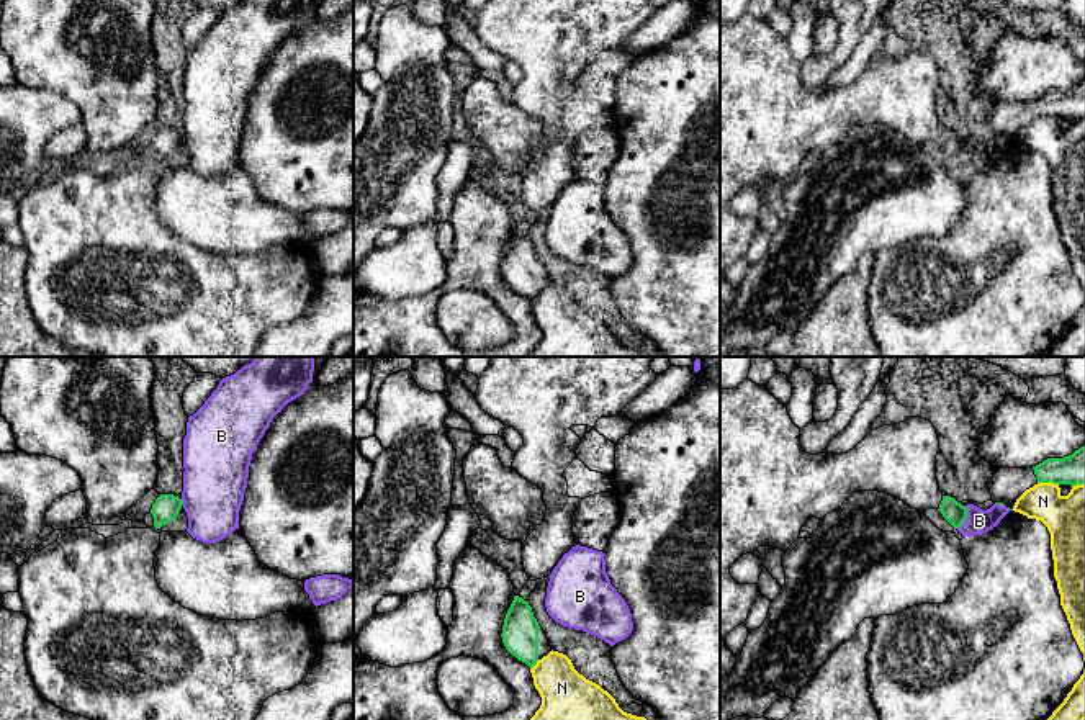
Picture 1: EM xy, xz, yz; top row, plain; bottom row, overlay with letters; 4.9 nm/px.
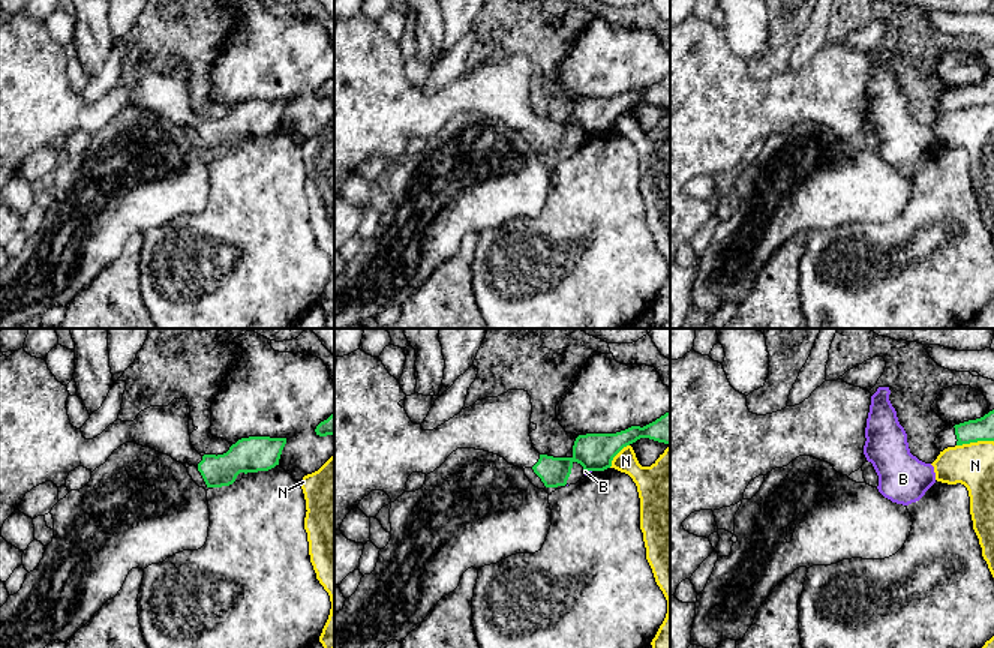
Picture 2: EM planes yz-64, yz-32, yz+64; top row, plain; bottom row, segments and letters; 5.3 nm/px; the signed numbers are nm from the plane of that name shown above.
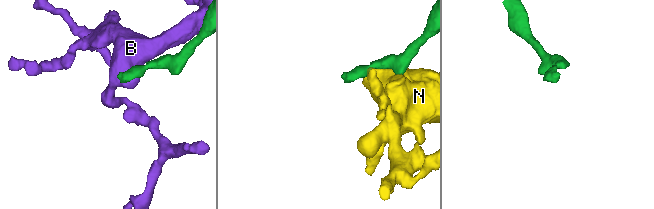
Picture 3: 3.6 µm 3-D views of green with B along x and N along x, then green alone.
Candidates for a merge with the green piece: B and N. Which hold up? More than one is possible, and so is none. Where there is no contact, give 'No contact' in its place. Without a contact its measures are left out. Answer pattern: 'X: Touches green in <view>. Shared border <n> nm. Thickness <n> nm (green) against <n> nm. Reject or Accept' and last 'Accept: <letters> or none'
B: Touches green in yz. Shared border 130 nm. Thickness 110 nm (green) against 120 nm. Reject
N: Touches green in yz. Shared border 110 nm. Thickness 140 nm (green) against 200 nm. Reject
Accept: none

